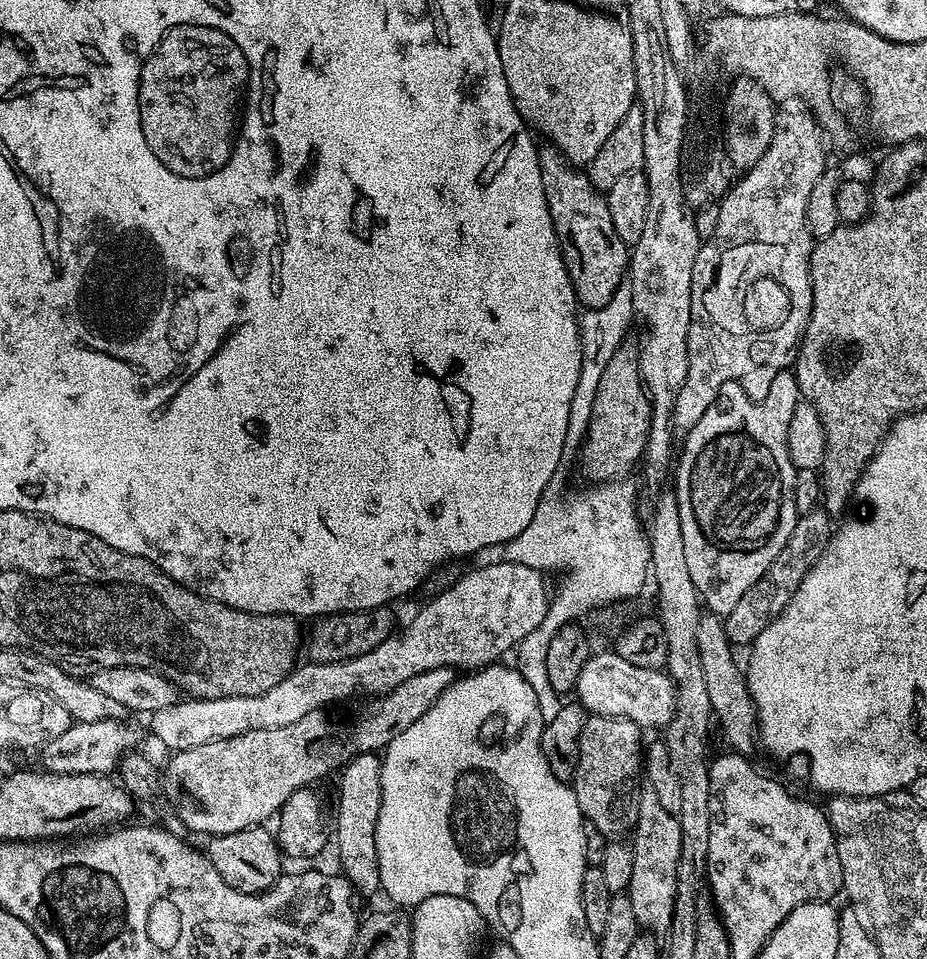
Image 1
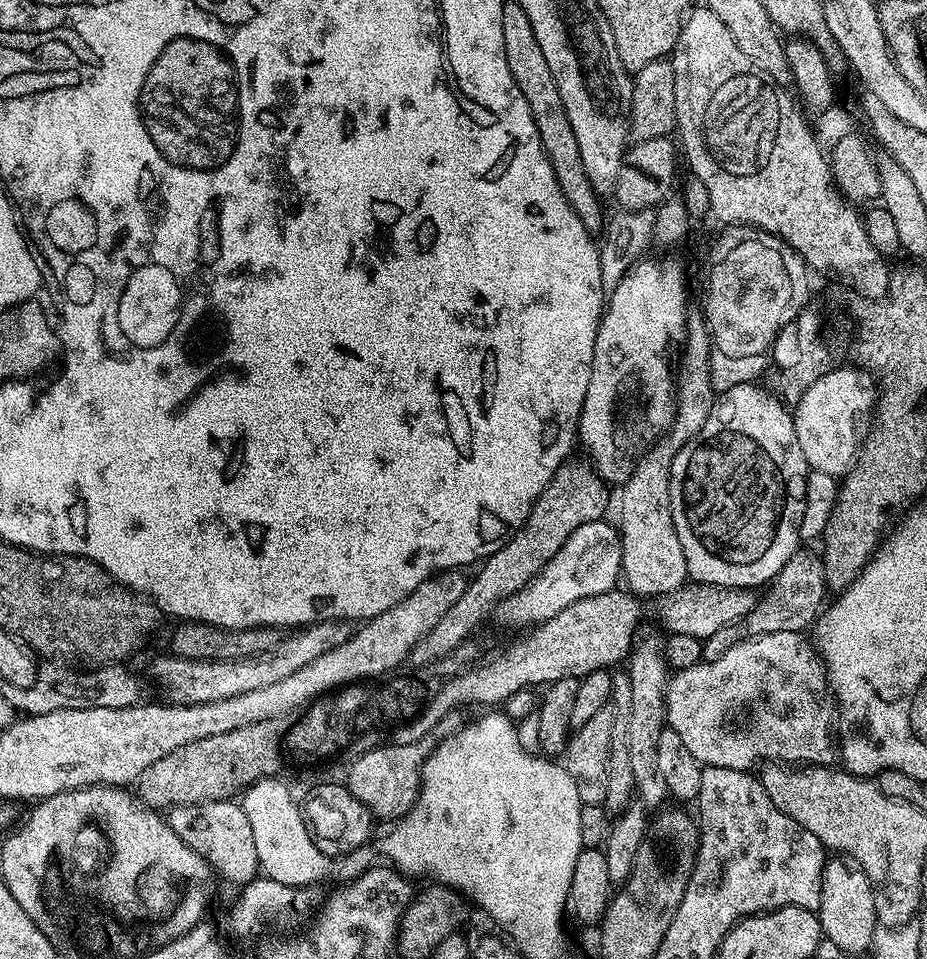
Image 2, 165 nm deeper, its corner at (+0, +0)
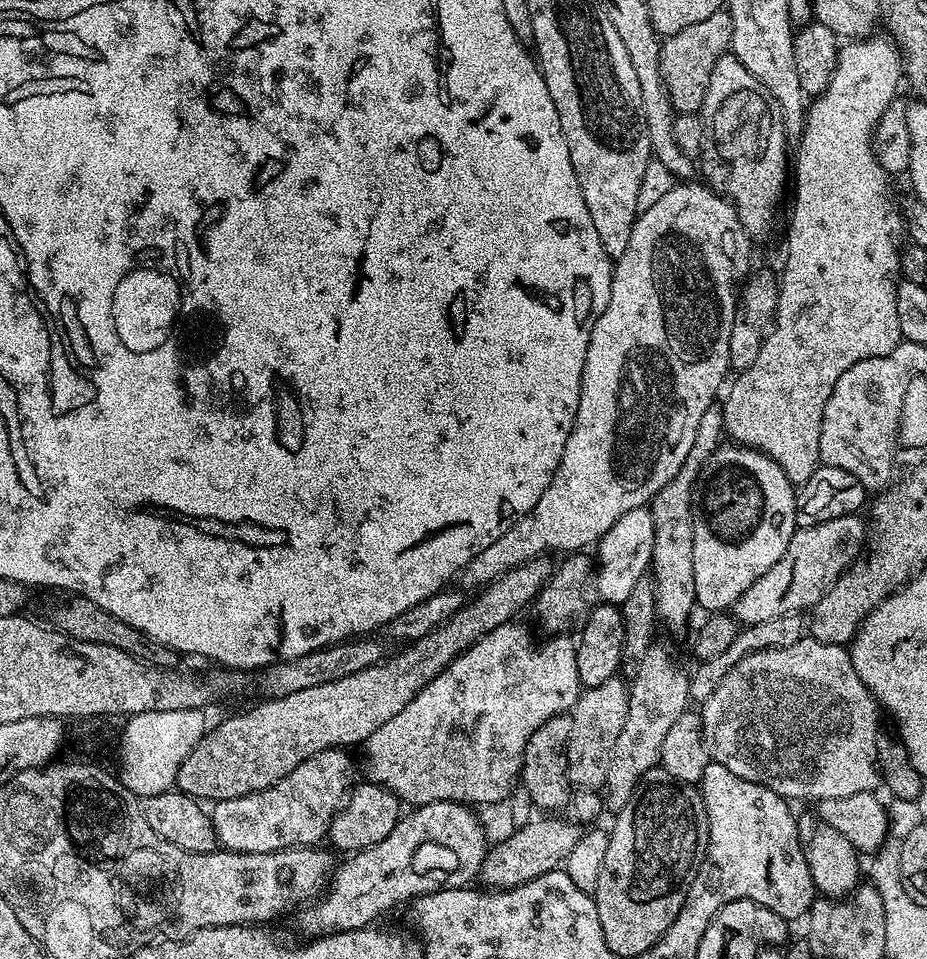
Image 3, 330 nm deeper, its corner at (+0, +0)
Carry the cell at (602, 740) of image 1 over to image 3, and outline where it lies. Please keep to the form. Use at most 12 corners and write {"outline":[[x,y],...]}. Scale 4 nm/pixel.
{"outline":[[619,675],[584,688],[570,713],[568,778],[604,788],[626,726]]}

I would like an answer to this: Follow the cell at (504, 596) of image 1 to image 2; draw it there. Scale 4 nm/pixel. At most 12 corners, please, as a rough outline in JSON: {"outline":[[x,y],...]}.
{"outline":[[595,520],[494,613],[527,629],[613,591],[619,529]]}

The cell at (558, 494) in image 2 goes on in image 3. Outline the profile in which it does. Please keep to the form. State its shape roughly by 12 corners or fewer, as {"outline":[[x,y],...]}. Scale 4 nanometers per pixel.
{"outline":[[547,555],[486,584],[426,638],[338,682],[209,727],[175,787],[201,802],[274,786],[363,745],[450,662],[515,621]]}

